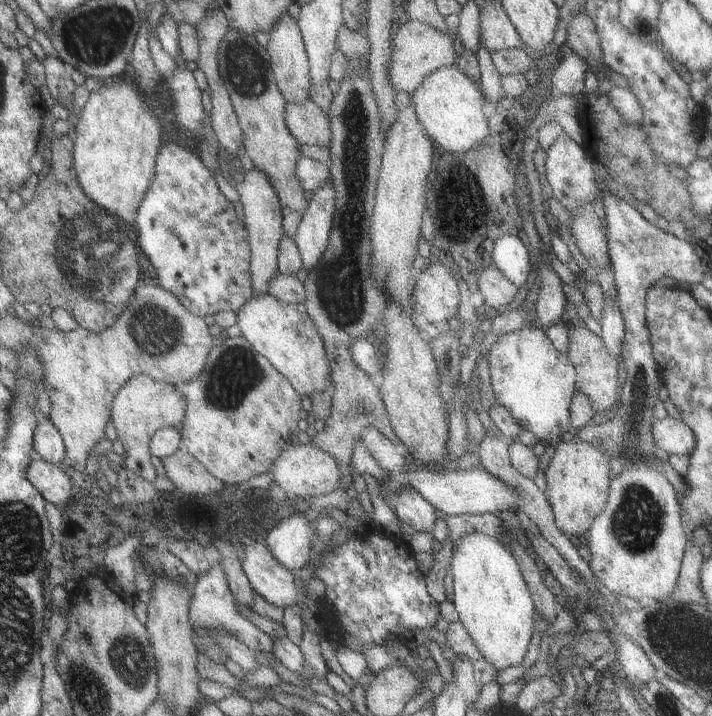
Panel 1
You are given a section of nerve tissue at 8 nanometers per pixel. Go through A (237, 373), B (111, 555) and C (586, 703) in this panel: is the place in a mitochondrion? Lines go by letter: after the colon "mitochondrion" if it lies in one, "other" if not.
A: mitochondrion
B: other
C: other

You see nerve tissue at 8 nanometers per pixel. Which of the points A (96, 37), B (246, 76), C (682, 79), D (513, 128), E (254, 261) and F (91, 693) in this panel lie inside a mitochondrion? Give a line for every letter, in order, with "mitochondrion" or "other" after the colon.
A: mitochondrion
B: mitochondrion
C: other
D: other
E: other
F: mitochondrion

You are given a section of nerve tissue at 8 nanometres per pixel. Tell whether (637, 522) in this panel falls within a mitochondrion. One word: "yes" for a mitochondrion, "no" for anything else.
yes

